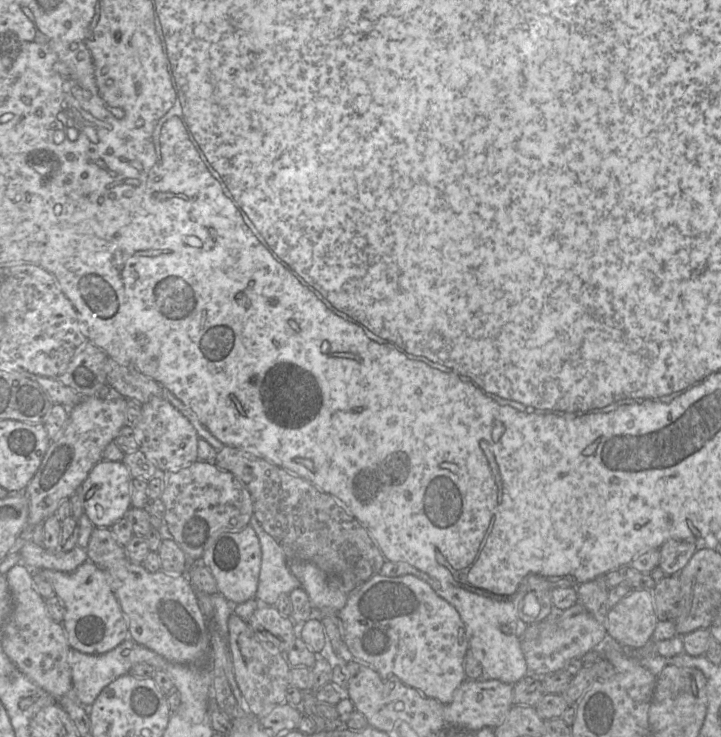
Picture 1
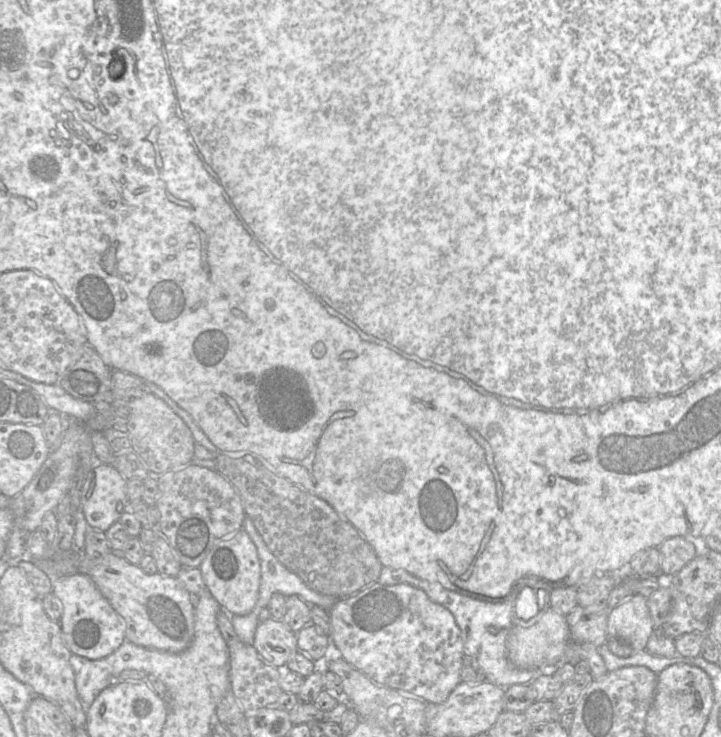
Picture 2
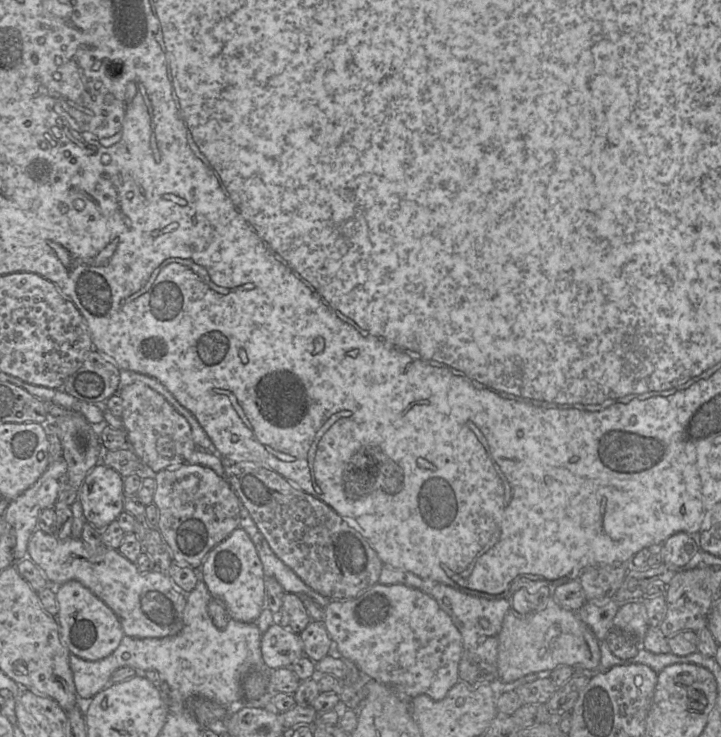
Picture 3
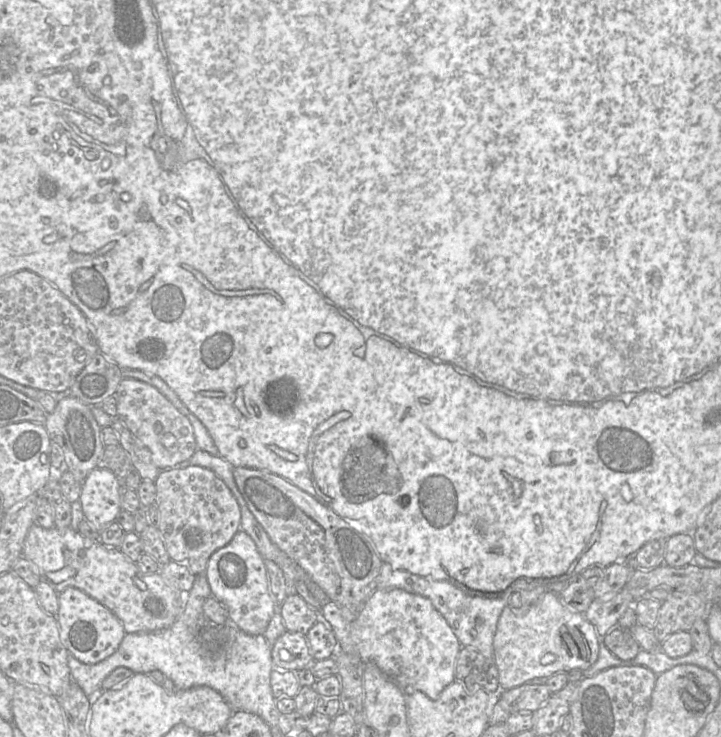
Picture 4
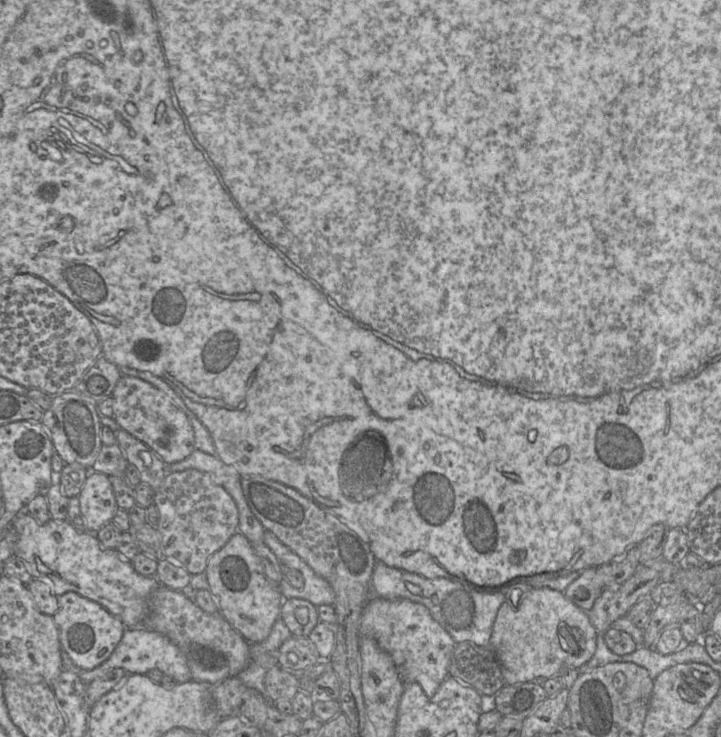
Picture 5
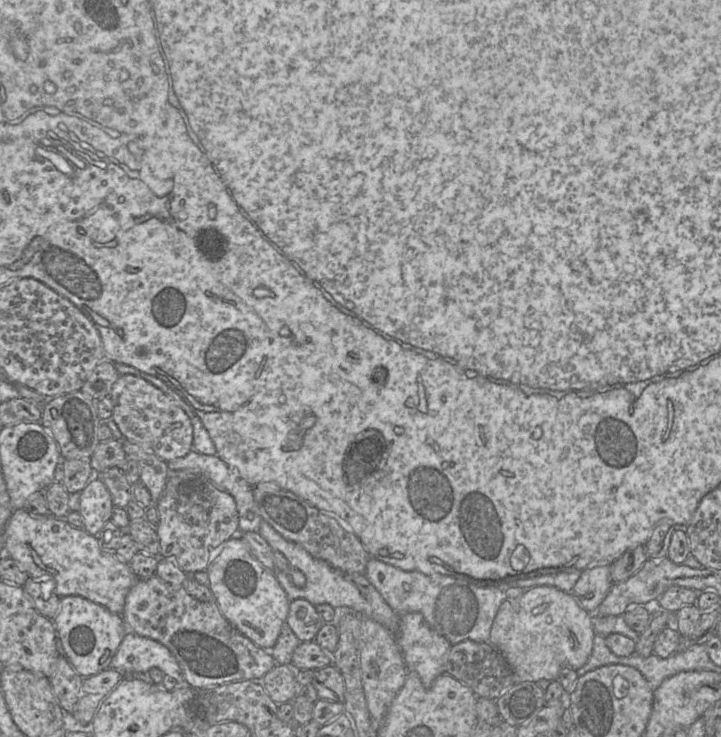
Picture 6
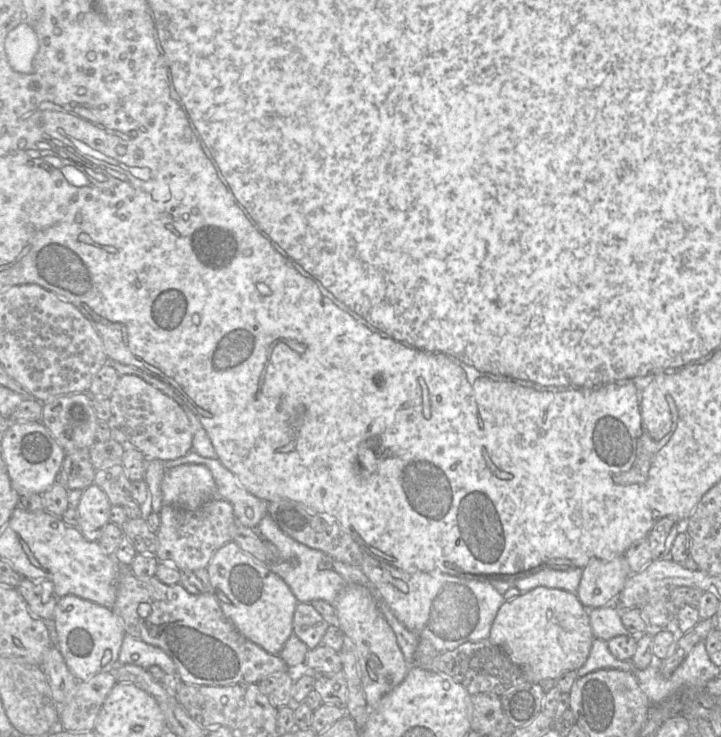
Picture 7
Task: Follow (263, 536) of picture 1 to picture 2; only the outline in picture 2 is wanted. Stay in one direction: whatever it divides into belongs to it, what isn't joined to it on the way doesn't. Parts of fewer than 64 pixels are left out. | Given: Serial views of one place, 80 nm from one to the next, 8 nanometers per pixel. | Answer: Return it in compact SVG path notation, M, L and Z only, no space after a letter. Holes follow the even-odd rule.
M248 516L244 519L243 529L257 548L261 565L259 597L255 607L259 609L268 608L274 593L281 593L286 597L298 595L307 604L317 605L326 610L330 610L336 600L341 599L314 591L296 573L284 566L270 551Z

